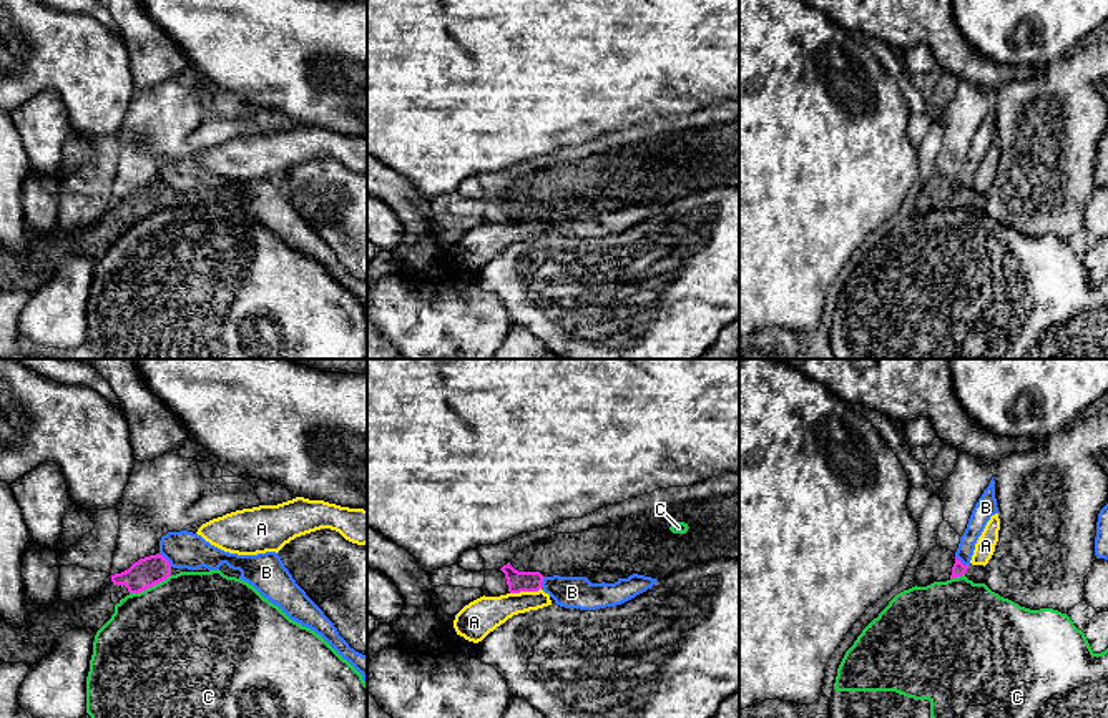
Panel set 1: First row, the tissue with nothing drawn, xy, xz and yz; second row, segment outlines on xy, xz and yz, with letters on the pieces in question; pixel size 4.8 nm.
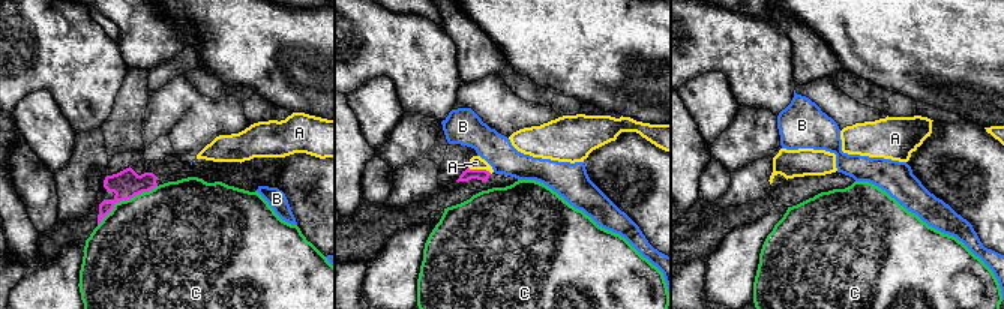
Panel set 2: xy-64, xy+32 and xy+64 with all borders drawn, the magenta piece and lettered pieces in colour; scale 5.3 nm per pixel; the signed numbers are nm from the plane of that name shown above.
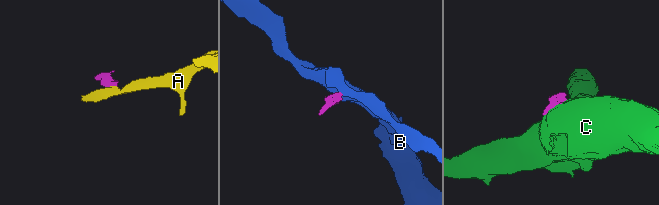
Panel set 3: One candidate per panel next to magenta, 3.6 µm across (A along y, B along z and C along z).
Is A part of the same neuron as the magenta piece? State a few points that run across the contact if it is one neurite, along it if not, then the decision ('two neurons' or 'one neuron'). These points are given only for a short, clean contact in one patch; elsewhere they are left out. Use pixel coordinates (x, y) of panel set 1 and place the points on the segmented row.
line xz (540, 587), (530, 592), (510, 594); two neurons

